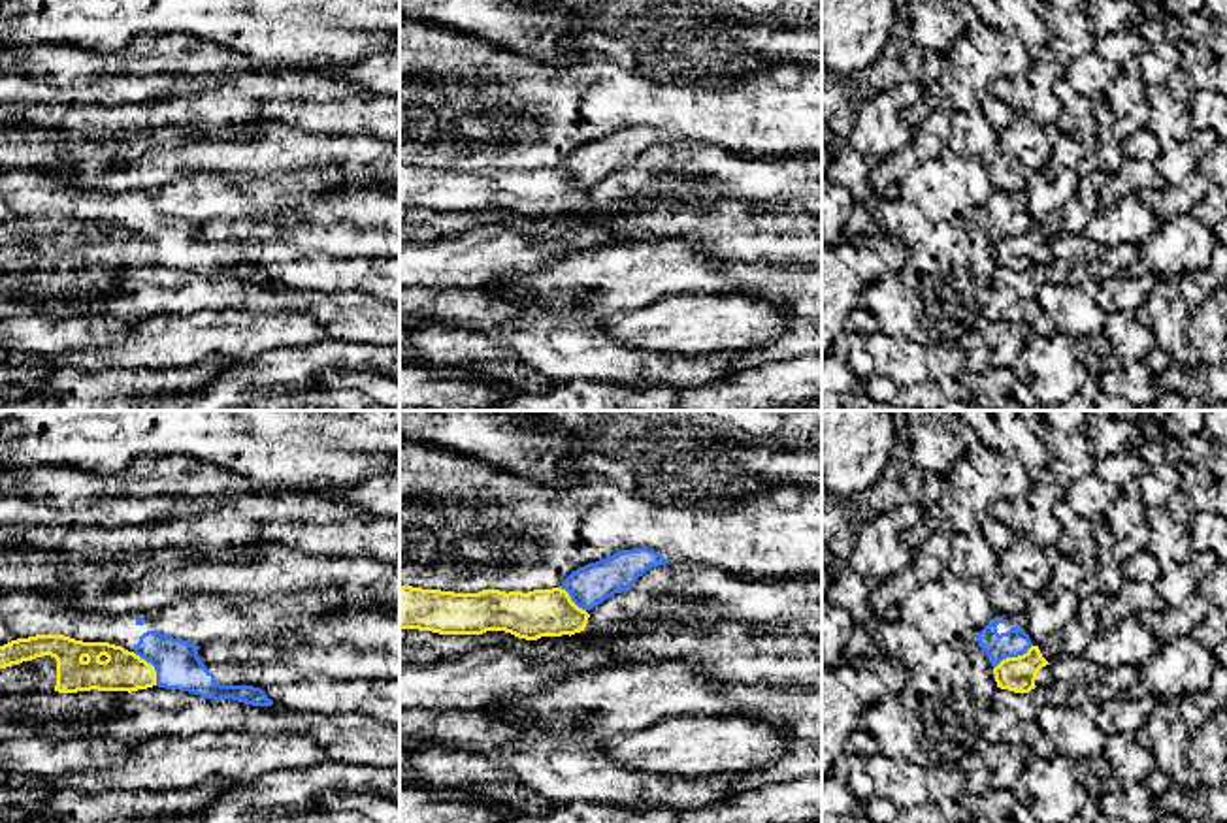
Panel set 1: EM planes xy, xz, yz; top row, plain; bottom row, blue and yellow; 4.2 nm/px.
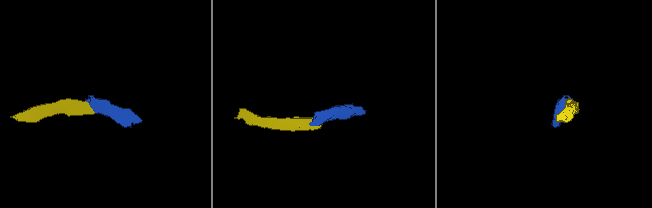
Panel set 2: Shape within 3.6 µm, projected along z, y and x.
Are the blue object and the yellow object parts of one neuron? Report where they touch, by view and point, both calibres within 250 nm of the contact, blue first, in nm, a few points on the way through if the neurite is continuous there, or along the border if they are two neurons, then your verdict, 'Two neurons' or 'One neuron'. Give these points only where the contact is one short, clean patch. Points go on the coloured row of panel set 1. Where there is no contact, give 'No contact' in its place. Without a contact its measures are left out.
Touches blue at yz (1013, 656). Thickness 120 nm (blue) against 150 nm. Boundary: yz (1031, 645), (1022, 654), (1007, 656), (994, 669). Two neurons

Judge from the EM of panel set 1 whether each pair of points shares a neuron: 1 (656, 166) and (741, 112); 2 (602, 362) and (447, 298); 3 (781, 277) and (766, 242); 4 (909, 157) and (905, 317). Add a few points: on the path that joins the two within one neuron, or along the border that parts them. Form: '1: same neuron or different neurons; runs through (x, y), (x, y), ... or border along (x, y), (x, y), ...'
1: different neurons; border along (670, 140), (713, 144), (736, 155)
2: same neuron; runs through (564, 347), (543, 343), (523, 324), (485, 311)
3: different neurons; border along (732, 260), (764, 260), (783, 268)
4: different neurons; border along (920, 161), (907, 174)

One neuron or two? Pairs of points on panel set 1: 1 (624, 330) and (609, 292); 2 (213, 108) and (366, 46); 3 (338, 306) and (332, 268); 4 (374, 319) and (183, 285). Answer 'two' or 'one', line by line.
1: two
2: two
3: two
4: one

